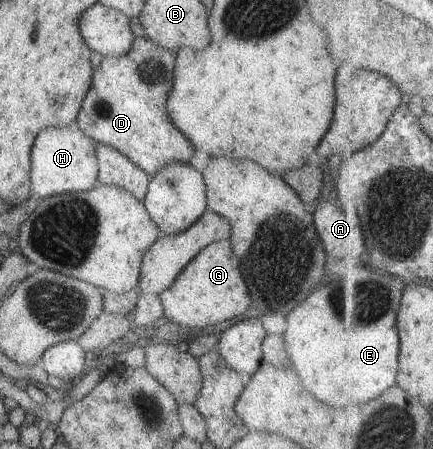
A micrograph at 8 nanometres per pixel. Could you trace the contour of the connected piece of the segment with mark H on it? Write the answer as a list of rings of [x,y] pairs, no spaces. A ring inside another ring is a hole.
[[[75,122],[63,128],[42,129],[32,145],[30,197],[42,199],[49,195],[81,192],[95,187],[98,184],[96,144],[93,139],[80,131]]]

